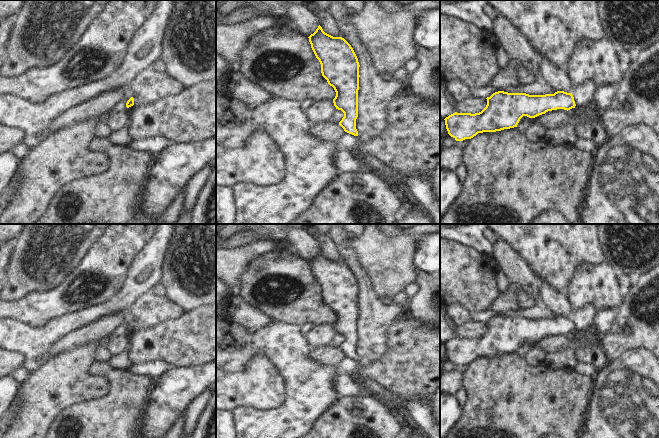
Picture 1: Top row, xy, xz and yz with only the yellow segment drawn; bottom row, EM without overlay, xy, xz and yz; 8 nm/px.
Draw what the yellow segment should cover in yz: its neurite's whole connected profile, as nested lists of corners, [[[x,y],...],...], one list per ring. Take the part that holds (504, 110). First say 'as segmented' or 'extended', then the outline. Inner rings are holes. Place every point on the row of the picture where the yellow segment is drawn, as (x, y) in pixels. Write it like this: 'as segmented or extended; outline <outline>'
as segmented; outline [[[498,91],[487,97],[486,107],[479,113],[453,113],[446,117],[448,134],[456,141],[471,139],[478,133],[496,132],[517,127],[523,116],[535,118],[548,111],[575,108],[572,93],[529,95]]]

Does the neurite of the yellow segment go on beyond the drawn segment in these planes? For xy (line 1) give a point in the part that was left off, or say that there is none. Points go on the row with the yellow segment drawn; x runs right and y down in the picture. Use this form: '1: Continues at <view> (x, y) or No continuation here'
1: No continuation here

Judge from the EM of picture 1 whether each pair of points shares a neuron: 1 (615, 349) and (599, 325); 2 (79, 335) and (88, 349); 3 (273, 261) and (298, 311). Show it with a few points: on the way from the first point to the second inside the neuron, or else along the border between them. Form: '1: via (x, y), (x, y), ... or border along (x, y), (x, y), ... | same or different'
1: border along (617, 314), (611, 328), (600, 338) | different
2: border along (97, 341), (73, 346), (63, 351) | different
3: via (288, 274), (306, 285), (301, 296) | same

